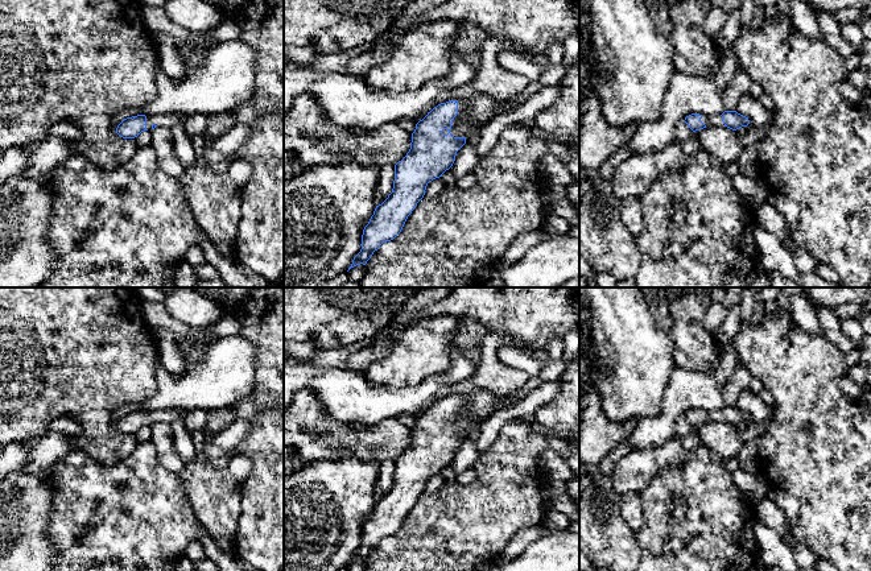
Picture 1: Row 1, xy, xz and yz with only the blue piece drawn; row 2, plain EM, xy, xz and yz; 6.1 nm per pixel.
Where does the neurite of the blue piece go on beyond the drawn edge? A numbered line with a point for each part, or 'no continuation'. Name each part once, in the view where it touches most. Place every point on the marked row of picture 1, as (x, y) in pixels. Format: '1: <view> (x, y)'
1: xz (475, 111)

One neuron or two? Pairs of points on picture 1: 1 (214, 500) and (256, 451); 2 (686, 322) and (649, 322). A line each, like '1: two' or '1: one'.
1: two
2: two

